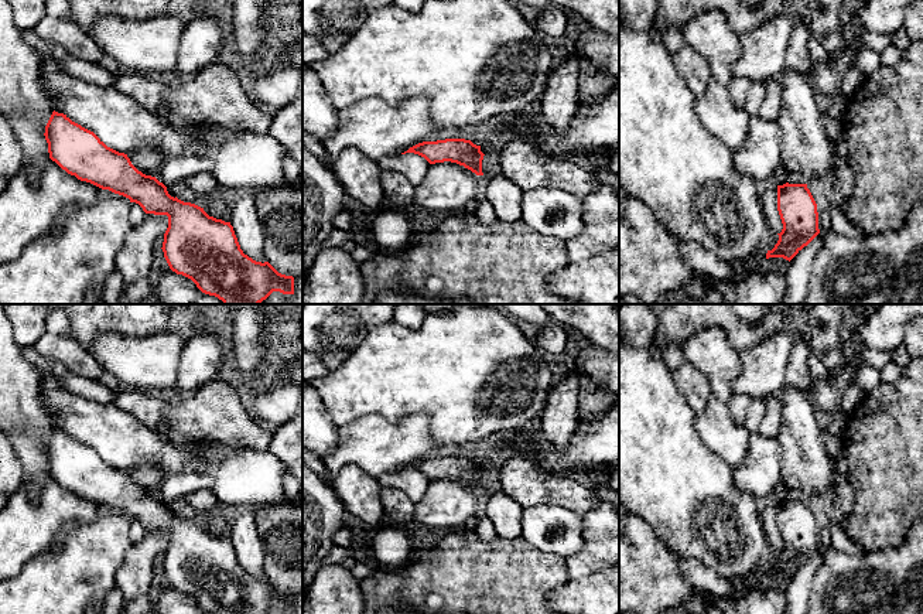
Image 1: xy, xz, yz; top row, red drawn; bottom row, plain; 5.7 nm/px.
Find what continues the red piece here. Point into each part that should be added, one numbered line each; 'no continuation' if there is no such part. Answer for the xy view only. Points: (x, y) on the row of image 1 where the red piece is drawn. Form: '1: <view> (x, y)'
no continuation

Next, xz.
no continuation

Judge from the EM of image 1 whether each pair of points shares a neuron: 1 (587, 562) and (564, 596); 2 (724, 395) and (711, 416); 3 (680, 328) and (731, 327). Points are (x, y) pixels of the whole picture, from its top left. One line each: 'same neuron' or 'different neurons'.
1: different neurons
2: different neurons
3: same neuron

